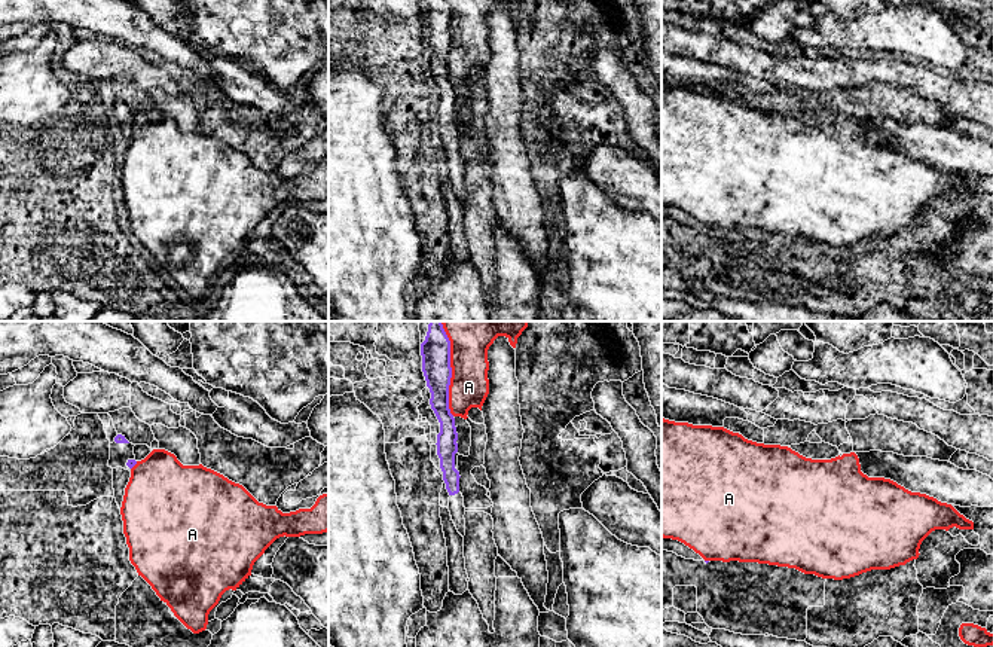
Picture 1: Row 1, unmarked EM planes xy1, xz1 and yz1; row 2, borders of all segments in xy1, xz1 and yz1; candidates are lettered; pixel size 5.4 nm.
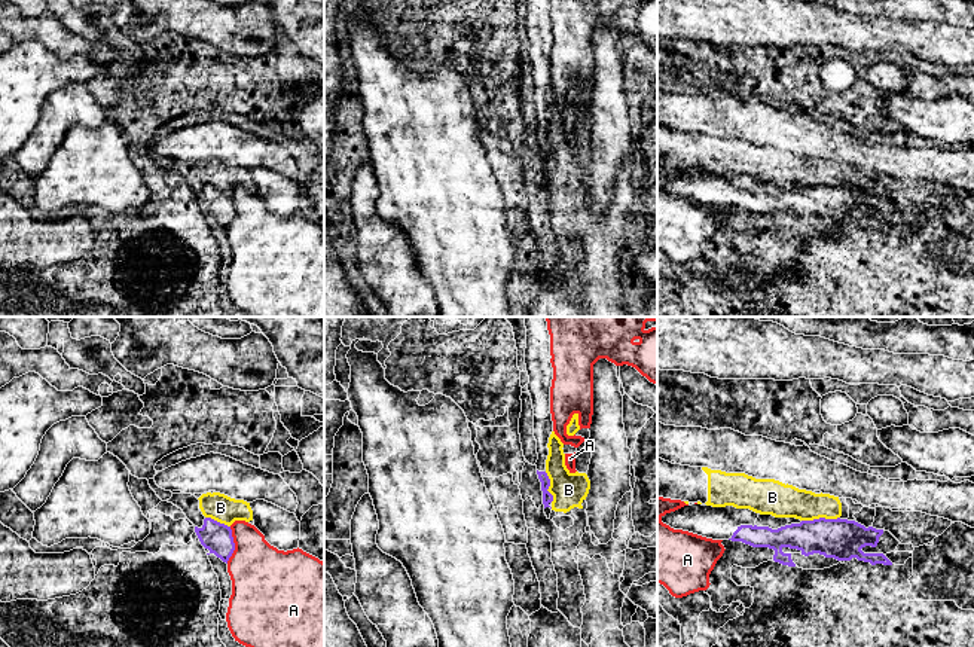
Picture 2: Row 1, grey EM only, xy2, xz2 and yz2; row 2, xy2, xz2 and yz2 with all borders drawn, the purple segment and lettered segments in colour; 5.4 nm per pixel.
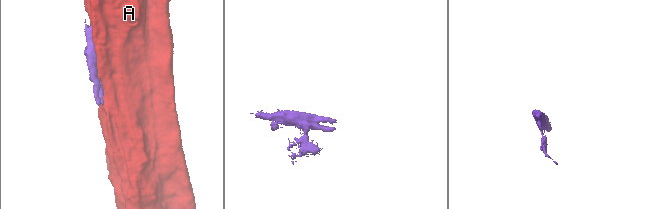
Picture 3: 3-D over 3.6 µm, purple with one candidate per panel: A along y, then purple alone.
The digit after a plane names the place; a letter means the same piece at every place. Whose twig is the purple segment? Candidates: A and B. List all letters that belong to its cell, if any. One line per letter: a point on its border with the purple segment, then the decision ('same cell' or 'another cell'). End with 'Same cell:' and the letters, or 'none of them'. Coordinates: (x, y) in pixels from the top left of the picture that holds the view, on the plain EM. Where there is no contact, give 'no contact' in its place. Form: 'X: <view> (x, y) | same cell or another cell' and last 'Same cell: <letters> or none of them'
A: xz1 (451, 42) | another cell
B: yz2 (820, 185) | another cell
Same cell: none of them

